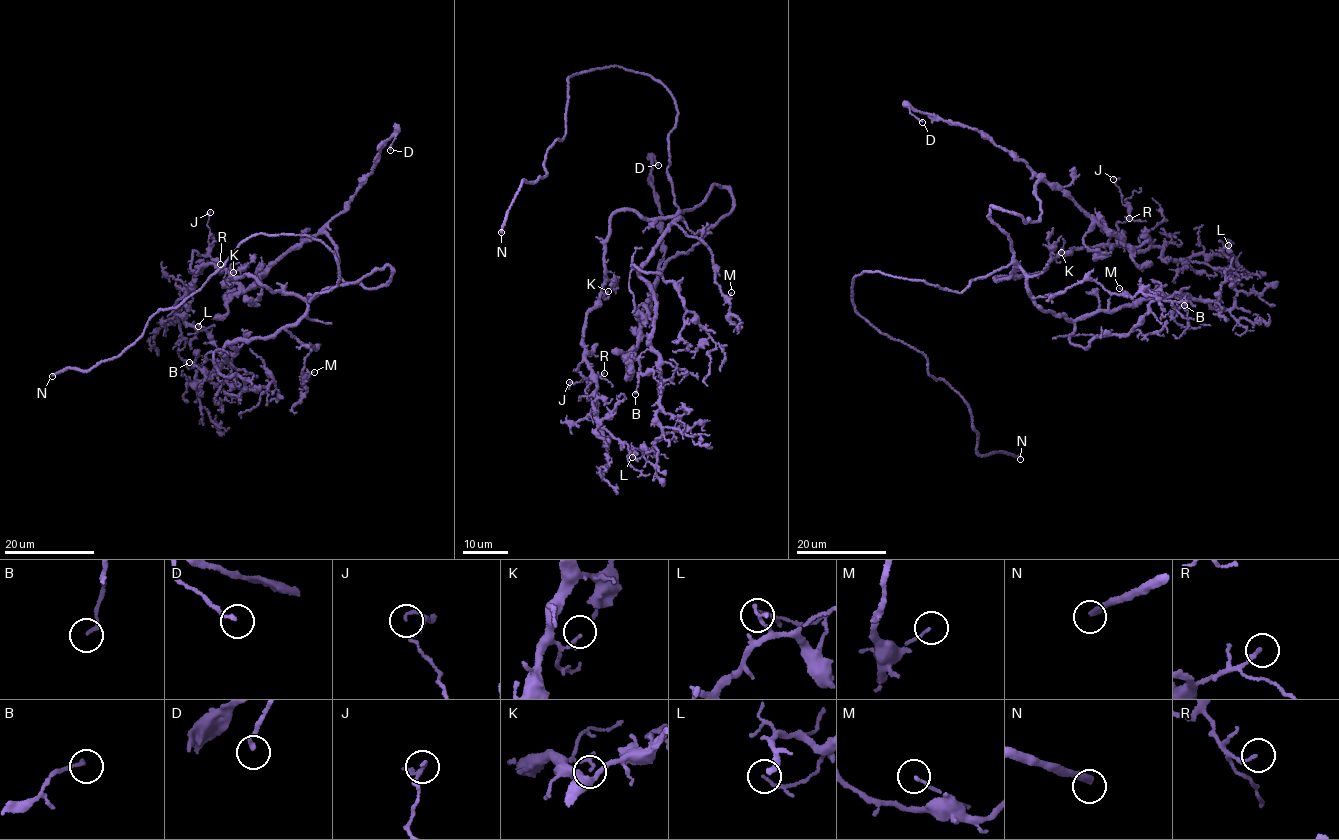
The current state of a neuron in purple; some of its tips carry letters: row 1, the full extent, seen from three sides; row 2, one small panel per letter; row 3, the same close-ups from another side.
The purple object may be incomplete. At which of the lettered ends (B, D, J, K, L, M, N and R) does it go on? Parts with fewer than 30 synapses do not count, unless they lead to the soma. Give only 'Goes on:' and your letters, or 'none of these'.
Goes on: N

